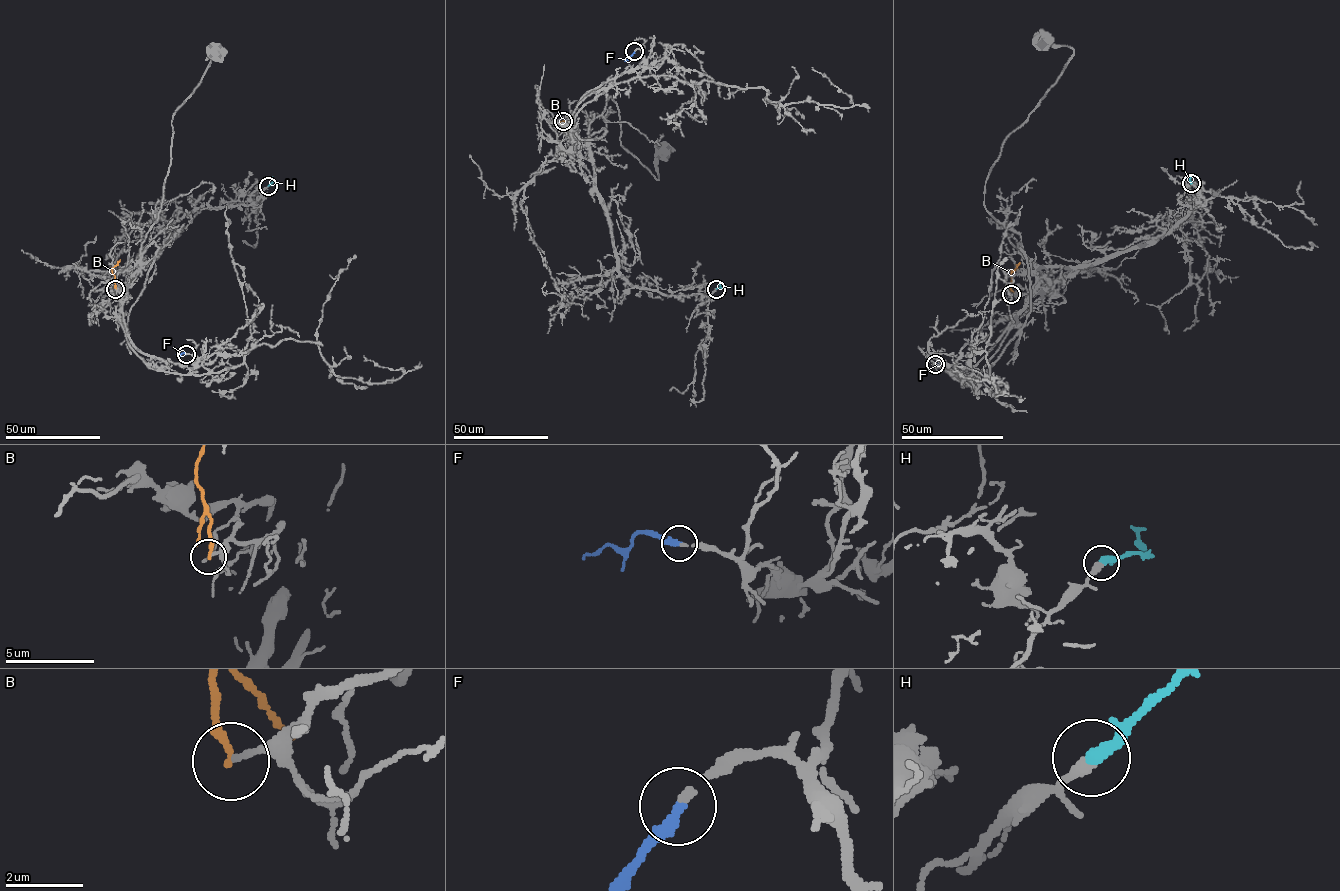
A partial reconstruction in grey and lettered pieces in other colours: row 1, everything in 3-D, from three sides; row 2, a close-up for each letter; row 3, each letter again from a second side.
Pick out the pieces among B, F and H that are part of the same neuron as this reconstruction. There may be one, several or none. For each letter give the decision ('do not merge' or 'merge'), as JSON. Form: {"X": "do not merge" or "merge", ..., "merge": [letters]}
{"B": "do not merge", "F": "merge", "H": "merge", "merge": ["F", "H"]}

